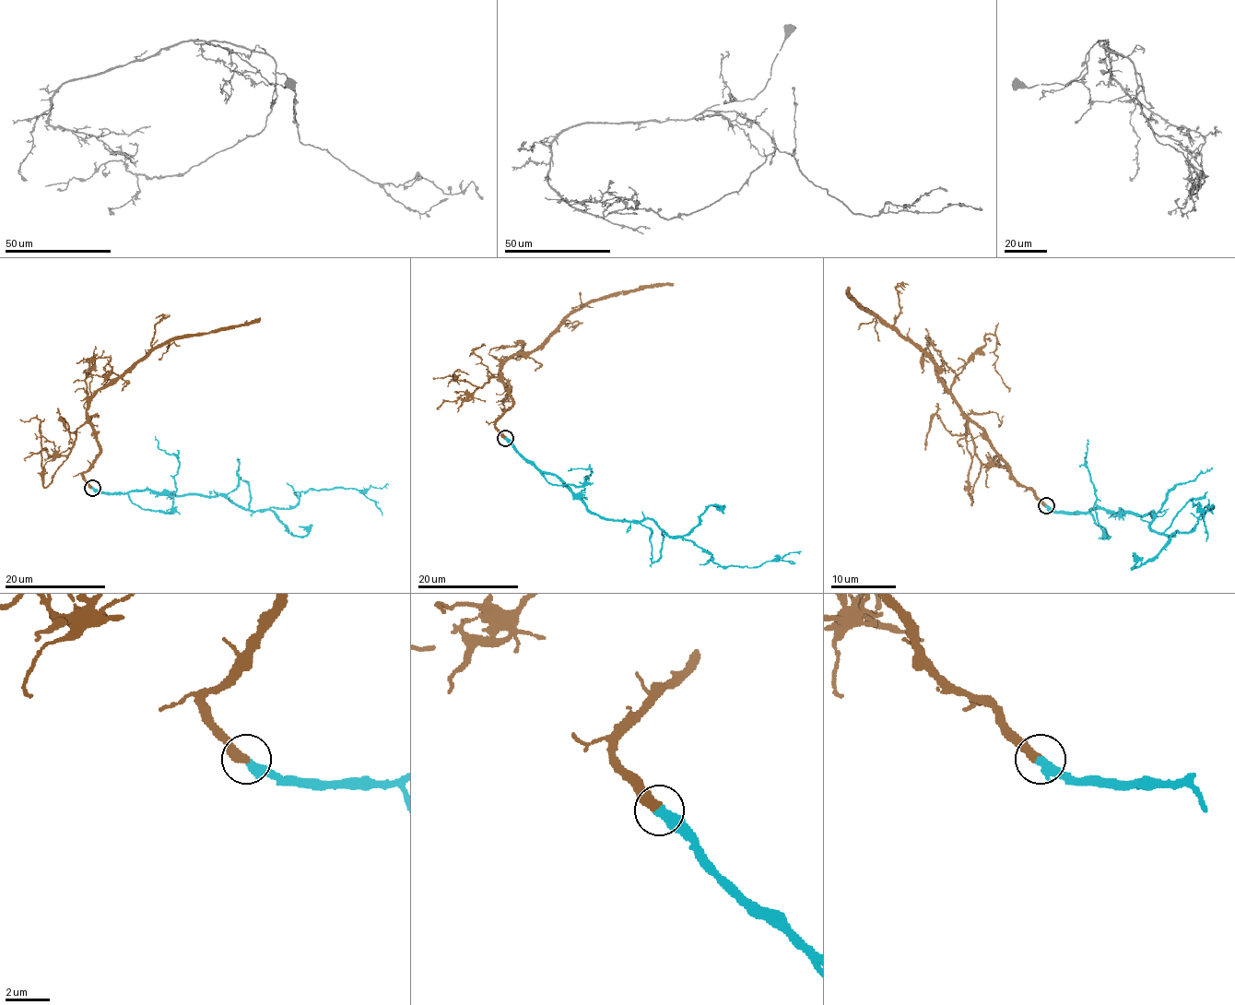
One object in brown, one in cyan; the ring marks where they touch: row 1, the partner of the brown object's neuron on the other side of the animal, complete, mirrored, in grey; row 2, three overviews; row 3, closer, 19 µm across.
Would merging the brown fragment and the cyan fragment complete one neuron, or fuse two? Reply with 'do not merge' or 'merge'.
merge

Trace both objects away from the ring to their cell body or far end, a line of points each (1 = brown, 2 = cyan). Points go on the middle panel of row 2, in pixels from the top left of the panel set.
1: (505, 438), (496, 422), (511, 405), (500, 373), (511, 356), (529, 355), (567, 317), (590, 303), (673, 284)
2: (505, 438), (605, 518), (651, 518), (671, 537), (692, 540), (723, 566), (795, 562)

